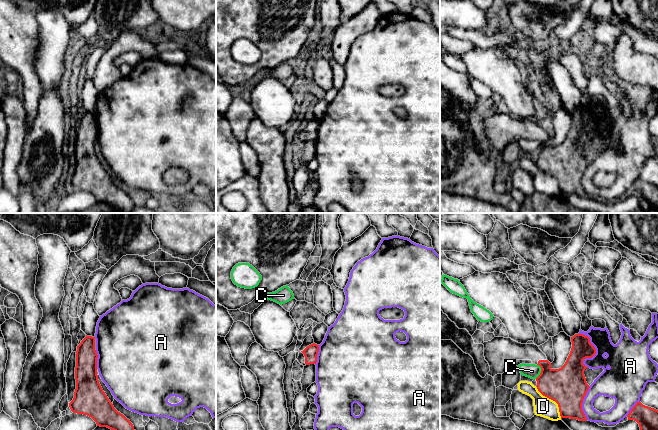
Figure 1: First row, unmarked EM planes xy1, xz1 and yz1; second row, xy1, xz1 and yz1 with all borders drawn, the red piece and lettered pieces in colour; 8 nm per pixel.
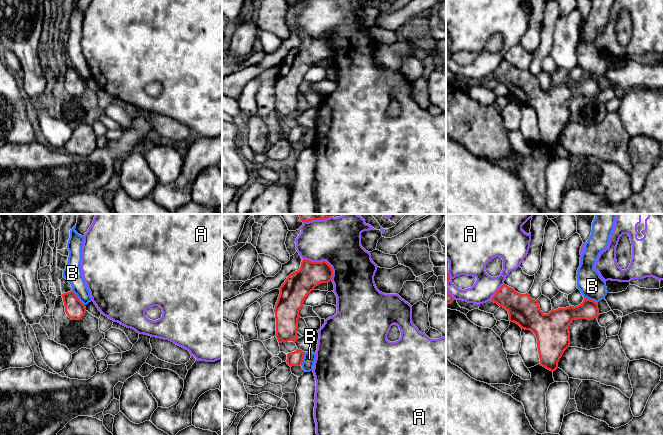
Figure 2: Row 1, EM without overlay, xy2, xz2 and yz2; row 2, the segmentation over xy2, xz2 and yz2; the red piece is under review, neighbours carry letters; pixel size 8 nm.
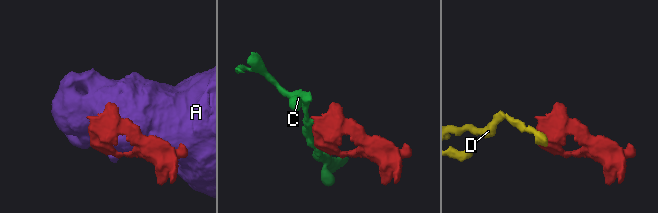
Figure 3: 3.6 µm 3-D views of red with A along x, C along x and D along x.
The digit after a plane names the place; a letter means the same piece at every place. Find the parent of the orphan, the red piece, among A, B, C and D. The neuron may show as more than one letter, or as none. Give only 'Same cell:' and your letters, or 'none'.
Same cell: none

